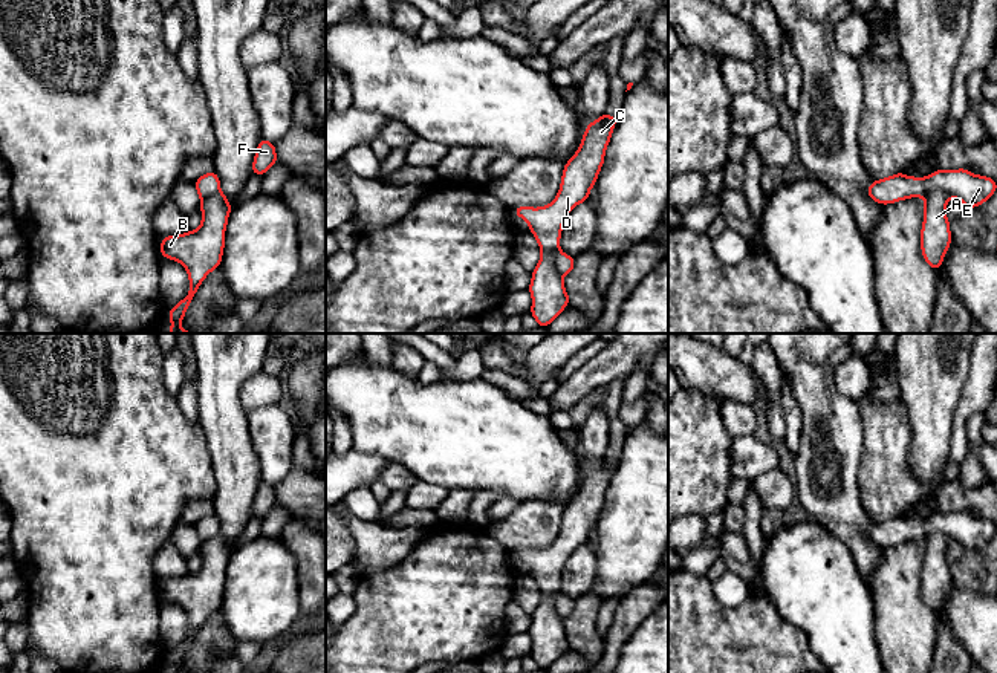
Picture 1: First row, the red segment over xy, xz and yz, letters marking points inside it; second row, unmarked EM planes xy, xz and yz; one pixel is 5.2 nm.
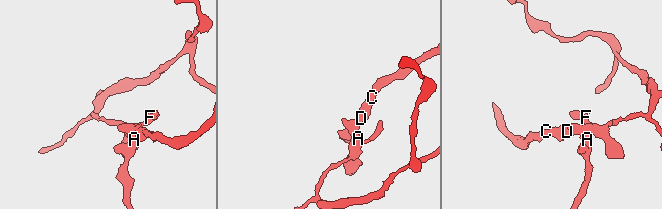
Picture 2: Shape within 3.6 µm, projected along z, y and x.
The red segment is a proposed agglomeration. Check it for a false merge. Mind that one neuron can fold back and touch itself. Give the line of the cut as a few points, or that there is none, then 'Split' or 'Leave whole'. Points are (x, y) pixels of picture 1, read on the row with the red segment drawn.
No split. Leave whole

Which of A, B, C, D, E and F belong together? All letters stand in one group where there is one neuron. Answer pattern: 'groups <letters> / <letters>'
groups A B C D E F

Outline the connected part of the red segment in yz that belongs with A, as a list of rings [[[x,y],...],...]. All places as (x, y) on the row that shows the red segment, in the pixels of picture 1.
[[[959,168],[951,171],[936,170],[928,177],[911,177],[901,171],[890,177],[873,180],[867,188],[867,194],[882,205],[910,197],[927,197],[921,249],[924,260],[934,271],[939,271],[951,245],[950,222],[945,214],[948,200],[956,197],[965,208],[976,208],[986,202],[995,190],[997,182],[994,179],[976,176],[966,168]]]

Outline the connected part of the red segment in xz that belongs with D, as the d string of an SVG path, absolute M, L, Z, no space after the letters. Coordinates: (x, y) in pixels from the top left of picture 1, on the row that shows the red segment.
M606 112L587 124L578 151L564 165L560 191L552 203L512 208L514 214L528 222L541 249L528 289L532 295L529 312L540 327L547 327L570 301L563 275L573 271L575 258L560 251L561 228L570 210L587 202L616 122L618 119Z

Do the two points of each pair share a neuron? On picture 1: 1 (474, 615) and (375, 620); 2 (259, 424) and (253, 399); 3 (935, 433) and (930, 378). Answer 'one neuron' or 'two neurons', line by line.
1: one neuron
2: two neurons
3: one neuron

